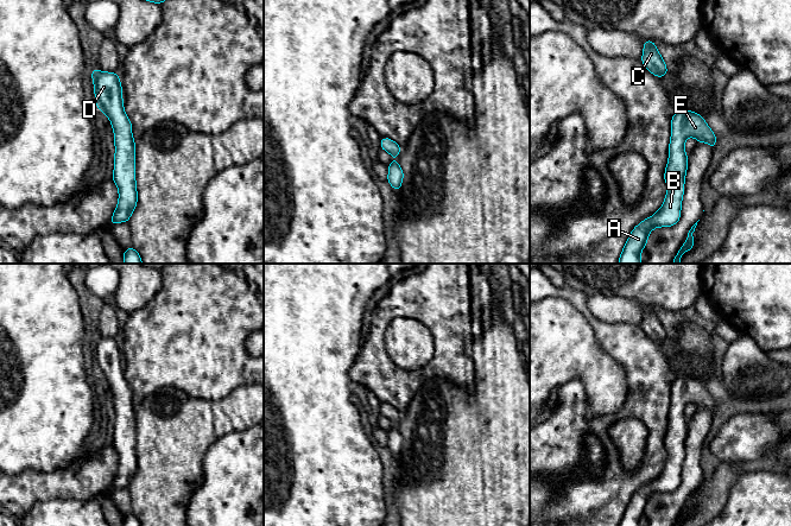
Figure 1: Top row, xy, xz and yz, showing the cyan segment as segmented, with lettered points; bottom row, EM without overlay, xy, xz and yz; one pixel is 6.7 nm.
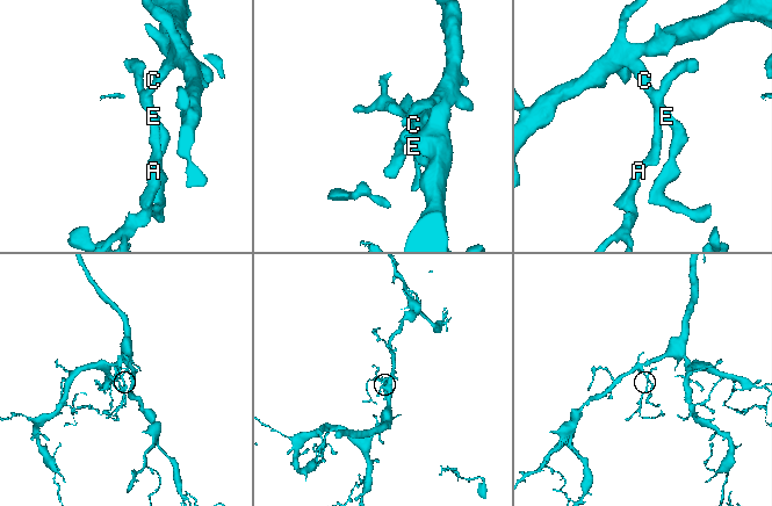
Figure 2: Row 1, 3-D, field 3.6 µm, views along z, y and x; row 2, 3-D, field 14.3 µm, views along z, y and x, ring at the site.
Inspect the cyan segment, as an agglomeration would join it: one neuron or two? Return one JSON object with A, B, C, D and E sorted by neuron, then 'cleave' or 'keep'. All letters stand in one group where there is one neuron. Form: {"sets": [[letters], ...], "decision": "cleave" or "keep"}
{"sets": [["A", "B", "C", "D", "E"]], "decision": "keep"}

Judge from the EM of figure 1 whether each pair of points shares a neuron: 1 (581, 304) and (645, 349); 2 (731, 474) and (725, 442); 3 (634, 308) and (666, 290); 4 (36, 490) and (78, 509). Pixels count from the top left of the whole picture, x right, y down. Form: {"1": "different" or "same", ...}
{"1": "same", "2": "different", "3": "different", "4": "different"}

